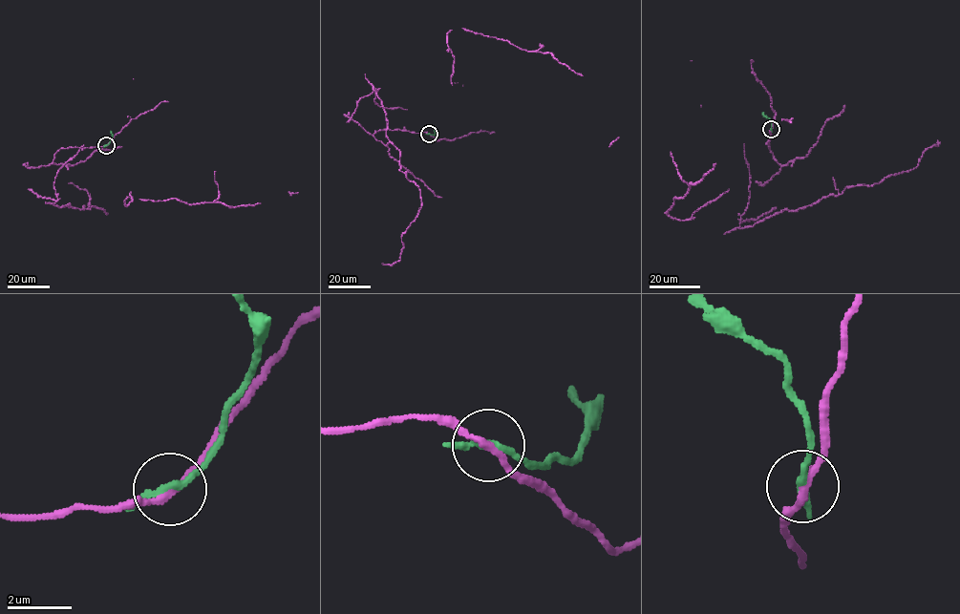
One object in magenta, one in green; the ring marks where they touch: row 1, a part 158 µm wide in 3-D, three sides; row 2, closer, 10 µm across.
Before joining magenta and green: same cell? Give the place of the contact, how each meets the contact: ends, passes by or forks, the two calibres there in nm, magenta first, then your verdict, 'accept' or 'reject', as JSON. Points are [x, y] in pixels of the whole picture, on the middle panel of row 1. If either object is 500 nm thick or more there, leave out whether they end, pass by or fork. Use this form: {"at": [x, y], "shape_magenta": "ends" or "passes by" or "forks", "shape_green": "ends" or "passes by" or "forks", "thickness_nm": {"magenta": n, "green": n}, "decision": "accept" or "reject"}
{"at": [429, 134], "shape_magenta": "passes by", "shape_green": "passes by", "thickness_nm": {"magenta": 200, "green": 190}, "decision": "reject"}

